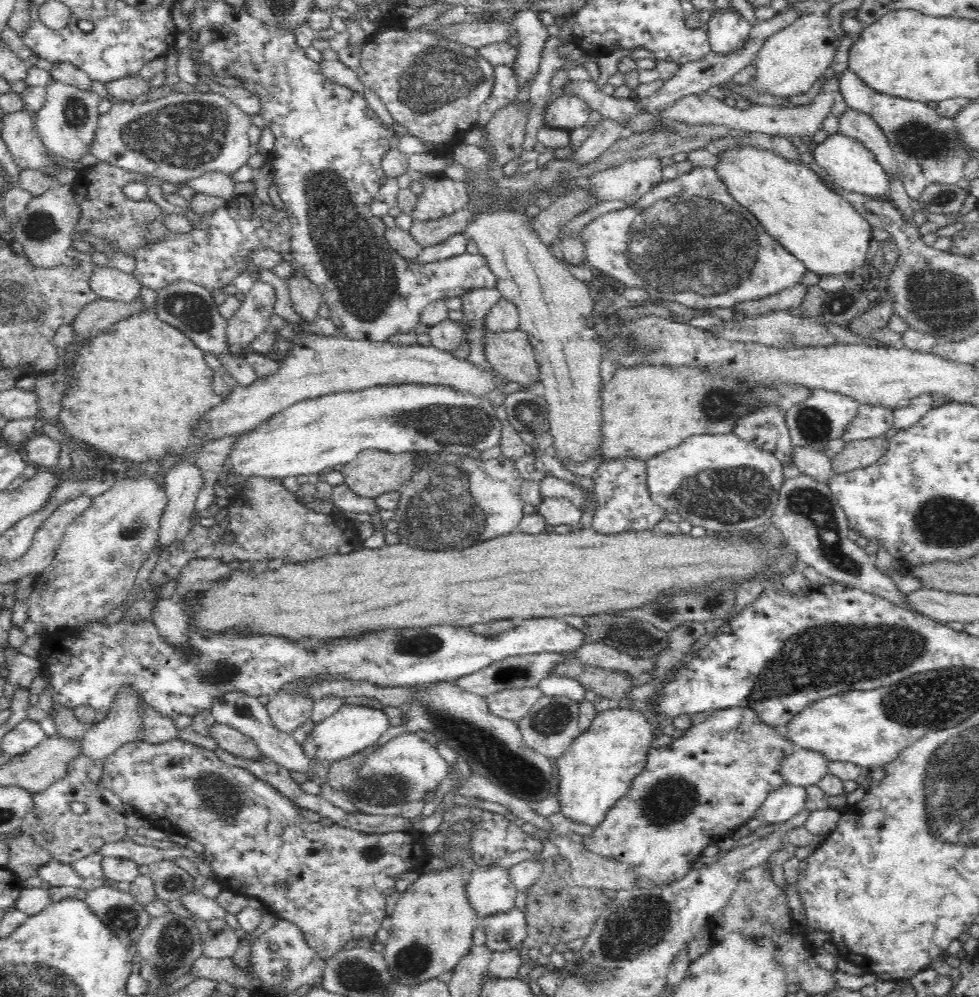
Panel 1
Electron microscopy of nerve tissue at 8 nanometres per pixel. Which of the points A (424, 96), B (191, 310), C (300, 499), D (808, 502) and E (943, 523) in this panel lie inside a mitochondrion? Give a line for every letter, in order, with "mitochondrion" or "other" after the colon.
A: mitochondrion
B: mitochondrion
C: other
D: mitochondrion
E: mitochondrion

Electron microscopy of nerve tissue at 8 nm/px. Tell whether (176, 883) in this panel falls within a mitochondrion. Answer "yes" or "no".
yes

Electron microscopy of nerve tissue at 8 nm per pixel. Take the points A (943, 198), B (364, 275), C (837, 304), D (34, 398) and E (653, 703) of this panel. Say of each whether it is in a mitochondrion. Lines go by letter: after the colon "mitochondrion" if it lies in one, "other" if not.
A: mitochondrion
B: mitochondrion
C: mitochondrion
D: other
E: other

